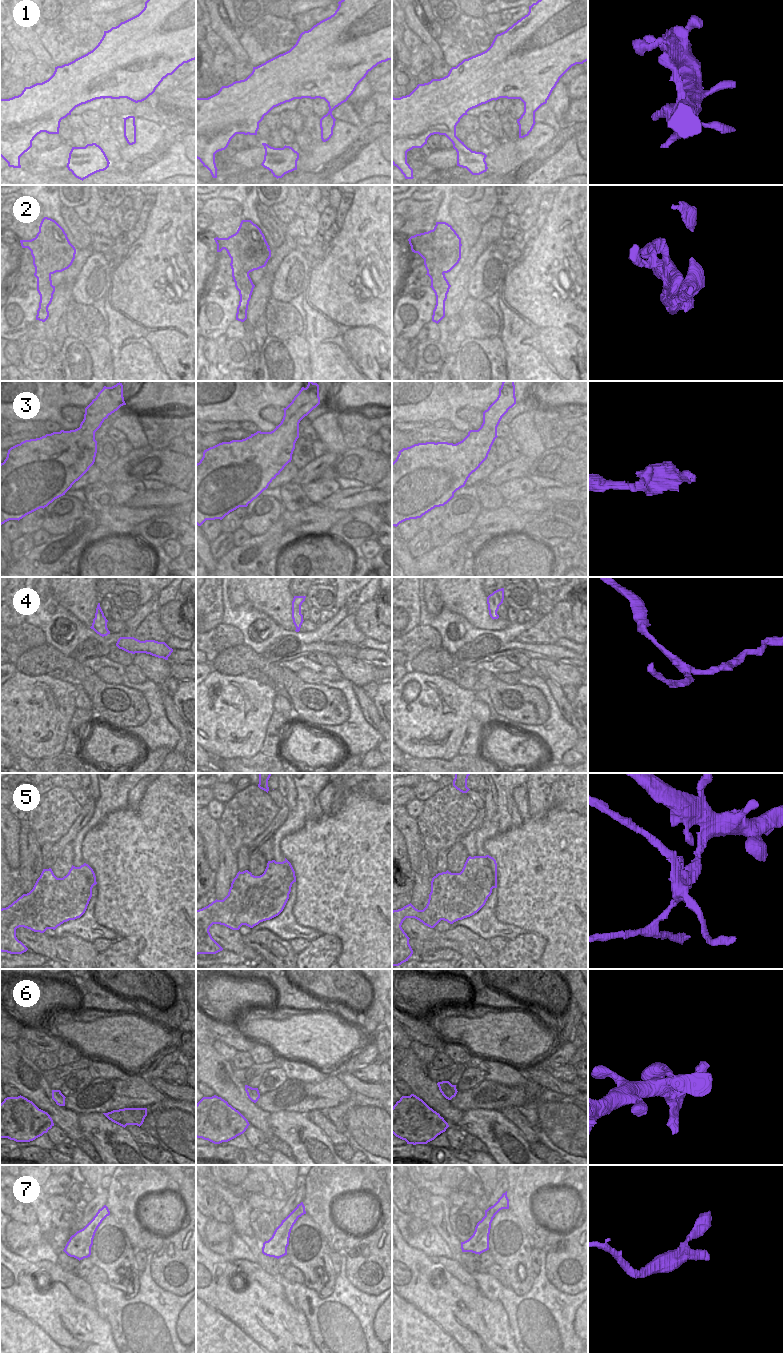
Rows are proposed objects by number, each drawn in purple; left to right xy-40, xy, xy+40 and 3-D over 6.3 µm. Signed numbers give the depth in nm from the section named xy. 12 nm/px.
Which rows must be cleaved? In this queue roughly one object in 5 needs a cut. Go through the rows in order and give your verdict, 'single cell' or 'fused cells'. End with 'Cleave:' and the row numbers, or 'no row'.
1: single cell
2: fused cells
3: single cell
4: fused cells
5: fused cells
6: single cell
7: single cell
Cleave: 2, 4, 5

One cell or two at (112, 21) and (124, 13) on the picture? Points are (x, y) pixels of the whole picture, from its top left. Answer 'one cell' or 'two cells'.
two cells

